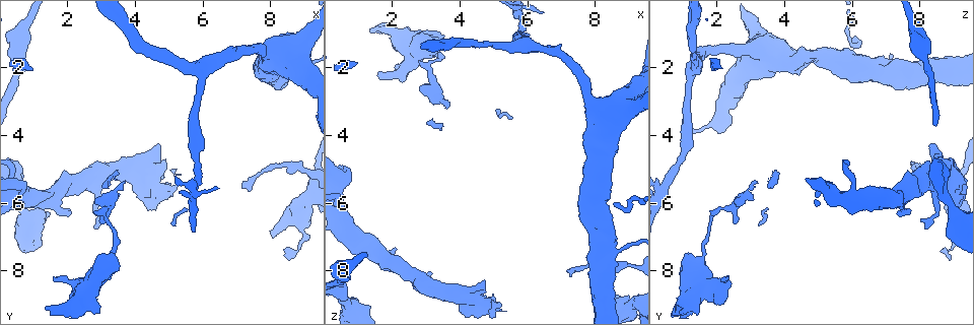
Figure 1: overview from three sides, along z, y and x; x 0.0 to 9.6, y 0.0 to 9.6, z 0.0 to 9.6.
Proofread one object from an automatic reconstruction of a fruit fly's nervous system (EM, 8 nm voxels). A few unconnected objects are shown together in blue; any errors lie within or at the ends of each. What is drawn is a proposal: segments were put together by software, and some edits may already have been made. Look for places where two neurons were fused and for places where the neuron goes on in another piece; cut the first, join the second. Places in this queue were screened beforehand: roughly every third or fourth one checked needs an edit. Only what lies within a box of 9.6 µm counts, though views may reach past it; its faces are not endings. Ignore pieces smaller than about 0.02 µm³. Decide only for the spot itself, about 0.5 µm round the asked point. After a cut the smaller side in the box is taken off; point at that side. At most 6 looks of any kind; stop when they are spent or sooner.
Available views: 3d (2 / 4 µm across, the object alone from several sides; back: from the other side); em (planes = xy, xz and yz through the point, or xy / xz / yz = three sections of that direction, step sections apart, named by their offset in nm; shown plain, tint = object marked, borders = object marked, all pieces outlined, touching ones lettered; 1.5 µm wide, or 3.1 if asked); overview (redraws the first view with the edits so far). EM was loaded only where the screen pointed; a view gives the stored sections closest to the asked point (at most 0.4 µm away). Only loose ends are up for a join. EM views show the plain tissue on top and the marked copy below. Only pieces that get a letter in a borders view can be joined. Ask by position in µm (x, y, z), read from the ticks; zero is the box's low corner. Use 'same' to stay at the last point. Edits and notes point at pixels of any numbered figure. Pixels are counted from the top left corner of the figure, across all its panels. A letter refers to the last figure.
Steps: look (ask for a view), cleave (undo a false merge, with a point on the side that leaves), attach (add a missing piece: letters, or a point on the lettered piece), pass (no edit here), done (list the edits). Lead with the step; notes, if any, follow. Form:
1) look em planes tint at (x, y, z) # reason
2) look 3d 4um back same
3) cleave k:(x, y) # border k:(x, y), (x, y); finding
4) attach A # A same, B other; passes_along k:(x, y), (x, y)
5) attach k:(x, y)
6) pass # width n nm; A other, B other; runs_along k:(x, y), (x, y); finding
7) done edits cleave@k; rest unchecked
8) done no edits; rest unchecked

look 3d 2um at (7.45, 5.70, 7.95) # tapers out

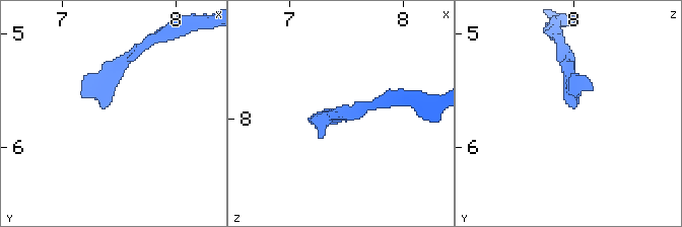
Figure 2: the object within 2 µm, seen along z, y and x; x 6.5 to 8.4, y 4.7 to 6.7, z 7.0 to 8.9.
look em planes borders at (7.42, 5.64, 7.98)

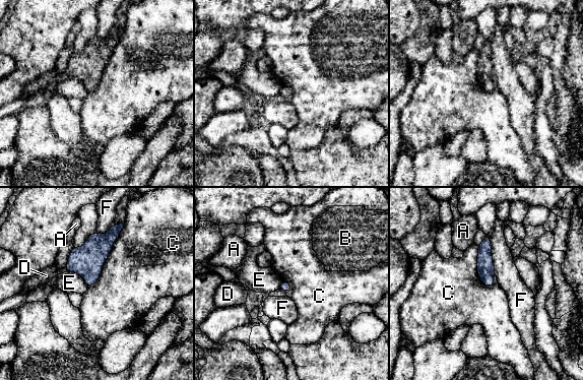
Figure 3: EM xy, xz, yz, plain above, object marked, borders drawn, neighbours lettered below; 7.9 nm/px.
pass # A other, B other, C other, D other, E other, F other; no lettered piece goes on from it

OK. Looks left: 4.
look 3d 4um at (1.55, 8.15, 2.30) # free end

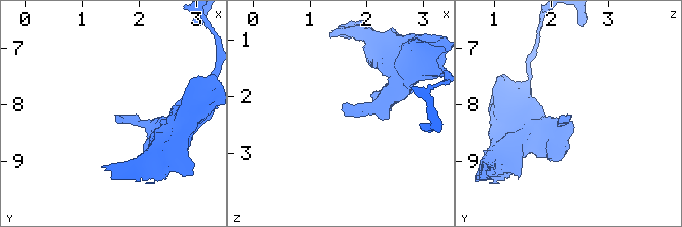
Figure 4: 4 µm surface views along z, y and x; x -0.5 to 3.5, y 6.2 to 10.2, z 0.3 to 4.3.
look em planes borders at (1.55, 8.15, 2.20) # now the EM

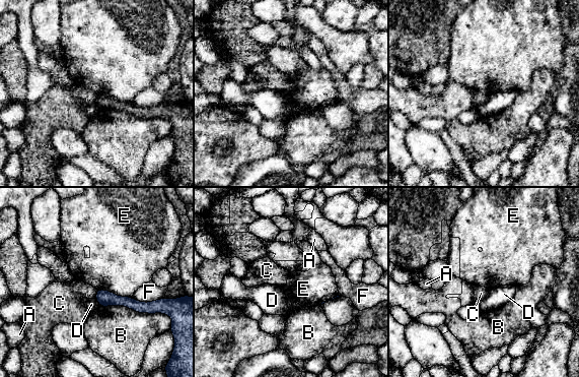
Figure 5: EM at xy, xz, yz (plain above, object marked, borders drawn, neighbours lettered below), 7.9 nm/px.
pass # width 120 nm; A other, B other, C other, D other, E other, F other; runs_along 5:(98, 295), (150, 306); no lettered piece goes on from it

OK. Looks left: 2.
done no edits; rest unchecked

